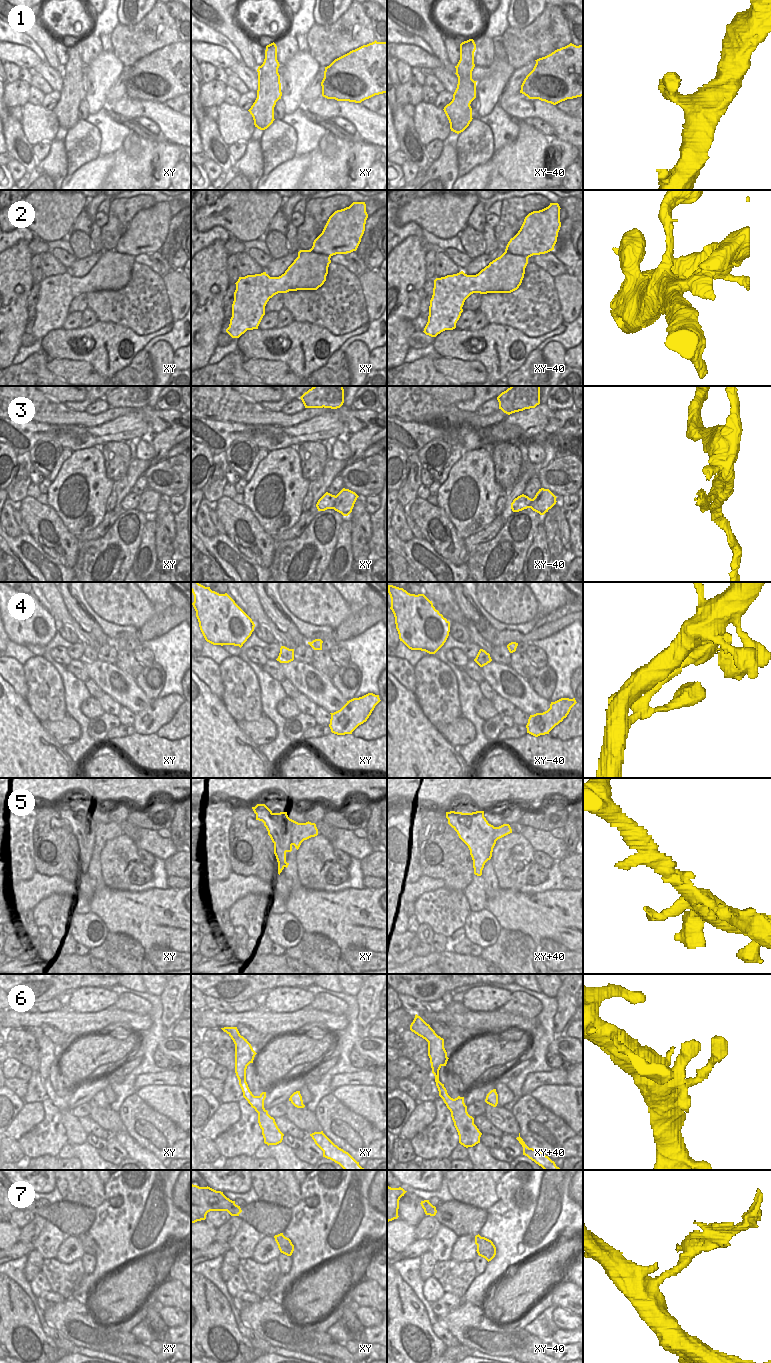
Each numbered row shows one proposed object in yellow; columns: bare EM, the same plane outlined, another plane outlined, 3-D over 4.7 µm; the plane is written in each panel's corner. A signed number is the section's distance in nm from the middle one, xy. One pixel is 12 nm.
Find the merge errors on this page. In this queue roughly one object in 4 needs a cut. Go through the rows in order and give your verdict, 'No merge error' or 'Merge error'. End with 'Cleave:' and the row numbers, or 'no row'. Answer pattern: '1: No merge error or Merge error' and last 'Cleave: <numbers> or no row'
1: No merge error
2: No merge error
3: Merge error
4: No merge error
5: No merge error
6: No merge error
7: Merge error
Cleave: 3, 7.

